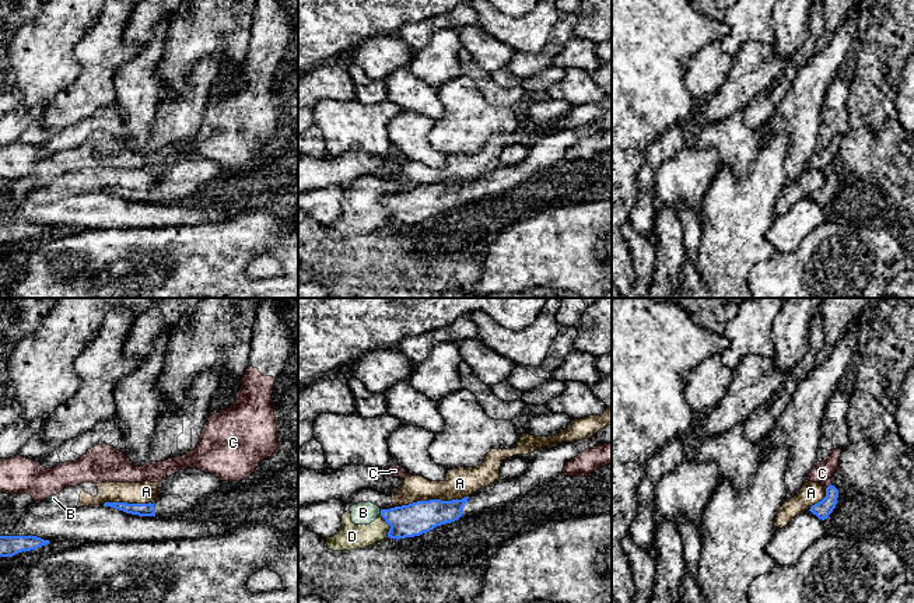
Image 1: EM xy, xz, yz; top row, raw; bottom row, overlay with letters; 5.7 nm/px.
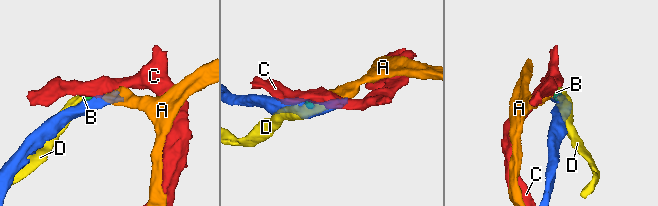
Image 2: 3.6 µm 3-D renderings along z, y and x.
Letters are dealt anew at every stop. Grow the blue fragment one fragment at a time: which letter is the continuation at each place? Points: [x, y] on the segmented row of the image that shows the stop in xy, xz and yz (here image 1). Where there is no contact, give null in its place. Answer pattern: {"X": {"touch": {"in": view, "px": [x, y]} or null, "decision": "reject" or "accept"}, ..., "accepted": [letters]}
{"A": {"touch": {"in": "xz", "px": [431, 500]}, "decision": "reject"}, "B": {"touch": {"in": "xz", "px": [381, 512]}, "decision": "reject"}, "C": {"touch": {"in": "yz", "px": [829, 486]}, "decision": "reject"}, "D": {"touch": {"in": "xz", "px": [389, 525]}, "decision": "reject"}, "accepted": []}

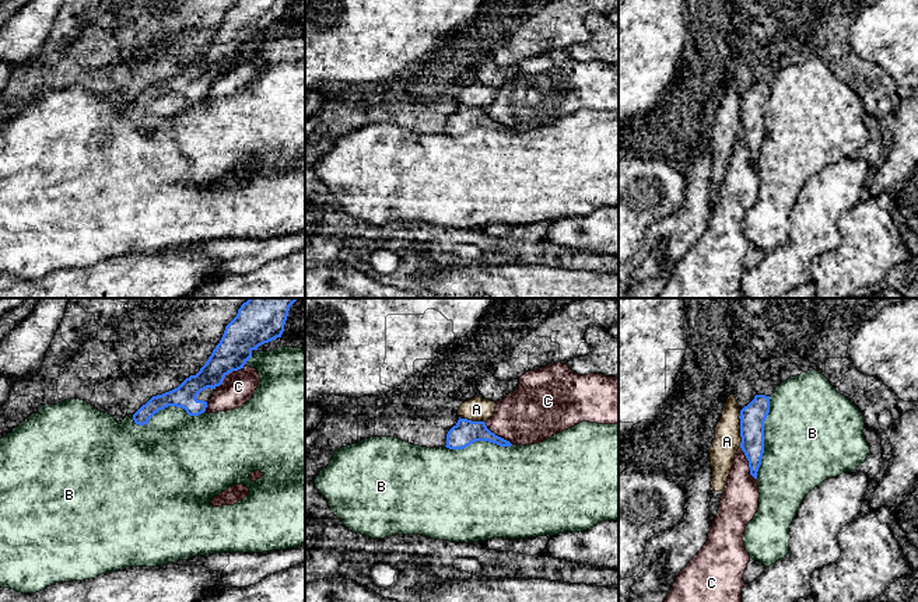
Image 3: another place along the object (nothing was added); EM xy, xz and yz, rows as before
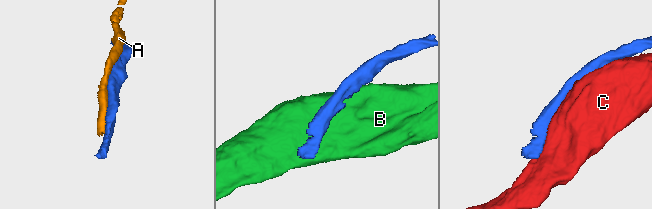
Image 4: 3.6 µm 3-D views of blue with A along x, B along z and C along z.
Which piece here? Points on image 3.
{"A": {"touch": {"in": "yz", "px": [740, 429]}, "decision": "reject"}, "B": {"touch": {"in": "yz", "px": [763, 437]}, "decision": "reject"}, "C": {"touch": {"in": "xy", "px": [231, 371]}, "decision": "reject"}, "accepted": []}

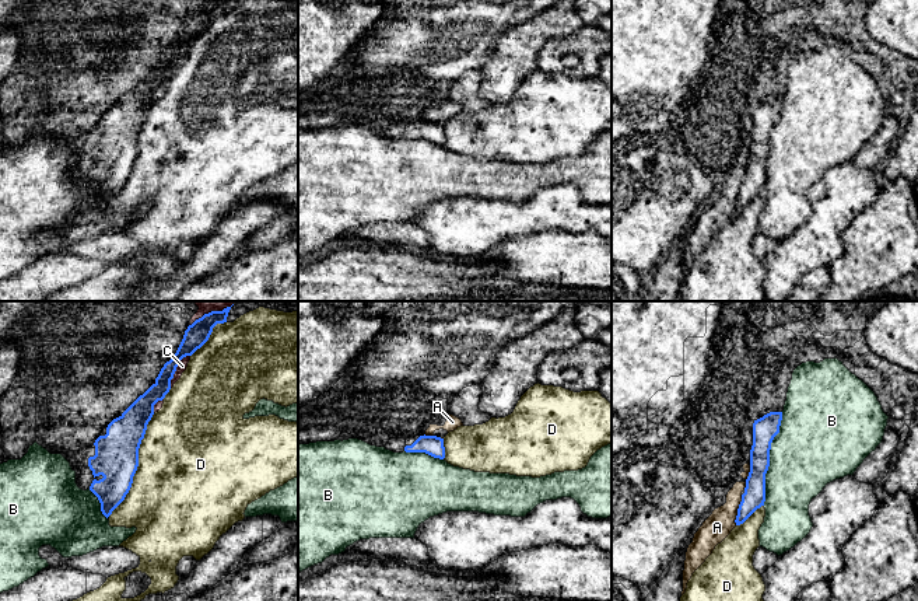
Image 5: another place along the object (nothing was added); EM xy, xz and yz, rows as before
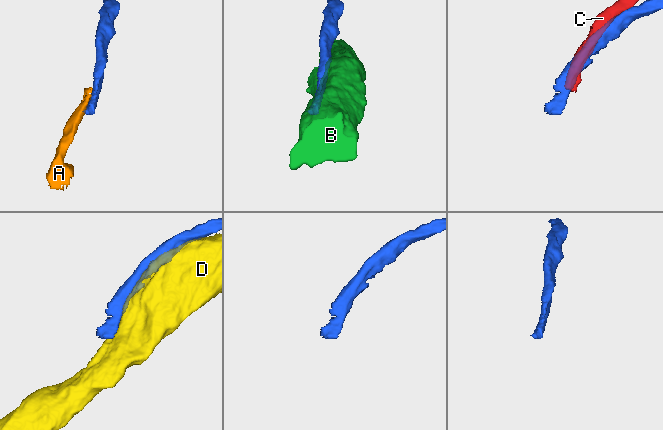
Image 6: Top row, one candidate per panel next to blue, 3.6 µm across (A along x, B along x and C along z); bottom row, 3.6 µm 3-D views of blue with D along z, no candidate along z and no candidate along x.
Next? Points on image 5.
{"A": {"touch": {"in": "yz", "px": [738, 510]}, "decision": "reject"}, "B": {"touch": {"in": "yz", "px": [768, 458]}, "decision": "reject"}, "C": {"touch": {"in": "xy", "px": [175, 370]}, "decision": "reject"}, "D": {"touch": {"in": "xy", "px": [137, 465]}, "decision": "reject"}, "accepted": []}

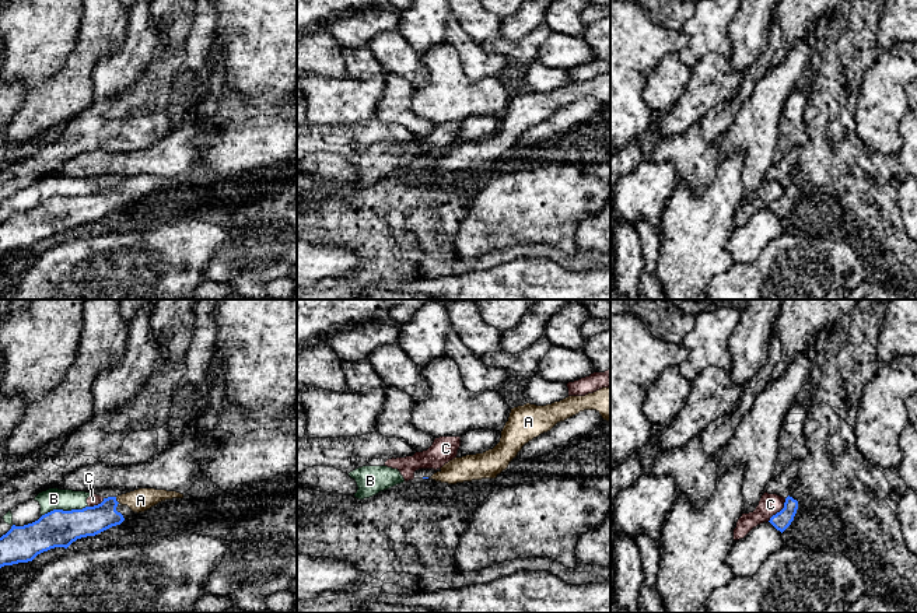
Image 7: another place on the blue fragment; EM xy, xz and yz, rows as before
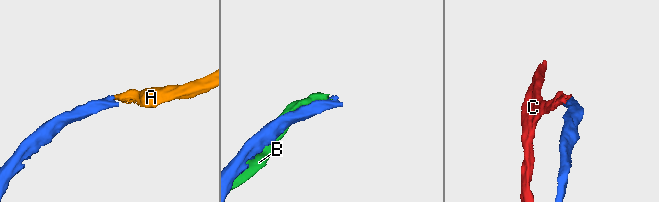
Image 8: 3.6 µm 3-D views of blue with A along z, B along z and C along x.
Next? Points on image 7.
{"A": {"touch": {"in": "xy", "px": [115, 500]}, "decision": "accept"}, "B": {"touch": {"in": "xy", "px": [65, 511]}, "decision": "reject"}, "C": {"touch": {"in": "yz", "px": [780, 511]}, "decision": "reject"}, "accepted": ["A"]}

